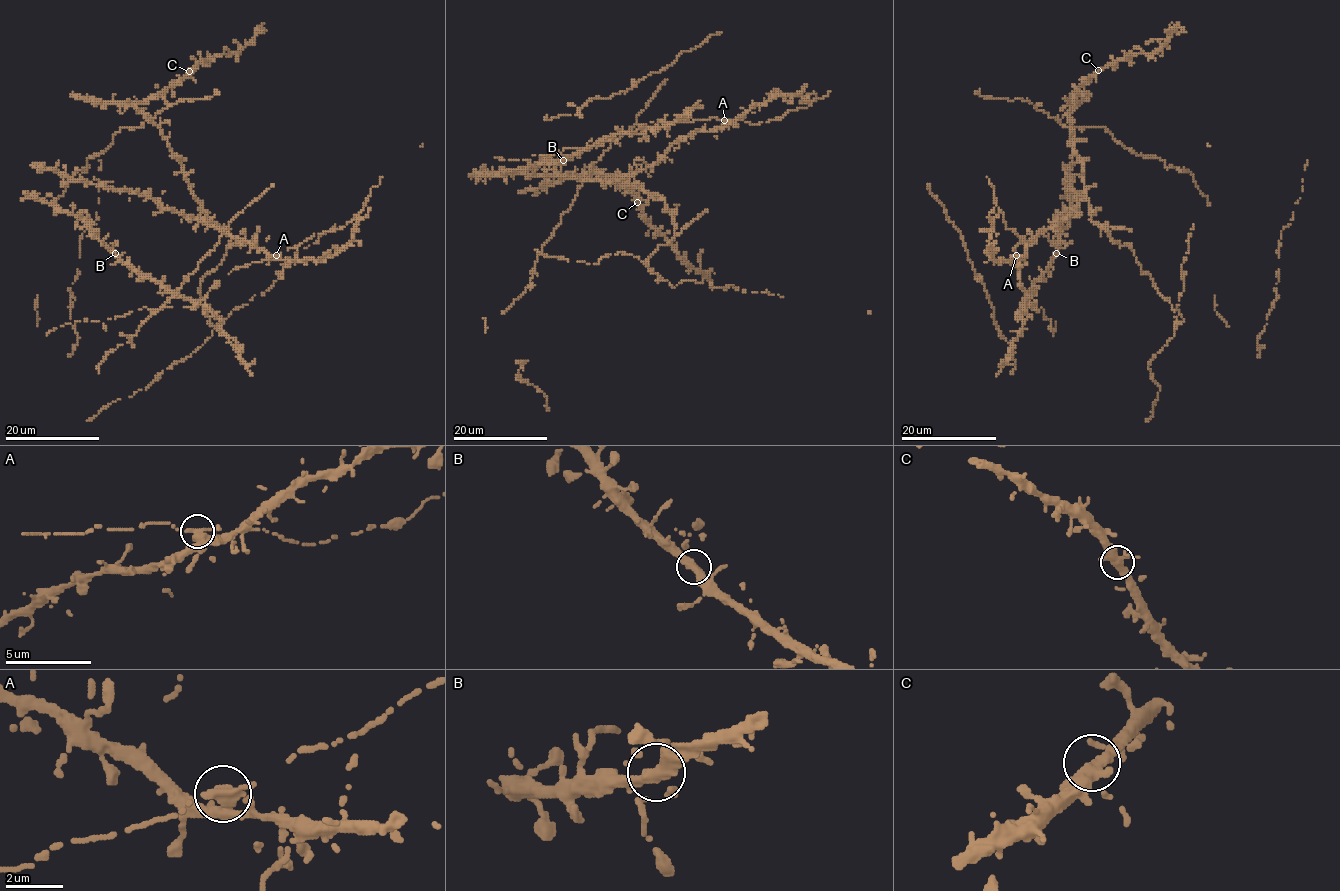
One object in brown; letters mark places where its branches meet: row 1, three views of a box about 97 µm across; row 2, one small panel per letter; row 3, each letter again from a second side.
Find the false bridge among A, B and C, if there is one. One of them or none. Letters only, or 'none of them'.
none of them

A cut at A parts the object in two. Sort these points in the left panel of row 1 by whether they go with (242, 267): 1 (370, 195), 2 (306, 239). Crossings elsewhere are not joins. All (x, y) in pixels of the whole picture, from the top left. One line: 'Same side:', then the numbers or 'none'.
Same side: 1, 2

